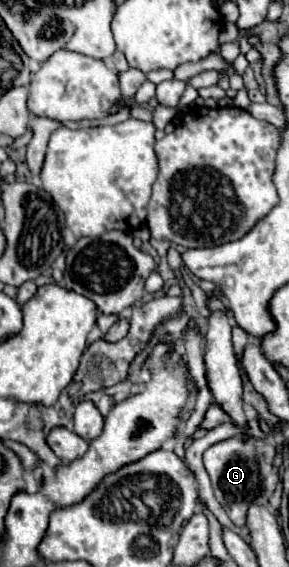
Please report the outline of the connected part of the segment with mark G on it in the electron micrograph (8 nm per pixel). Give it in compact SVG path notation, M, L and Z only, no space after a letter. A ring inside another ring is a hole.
M242 434L242 436L234 436L218 444L212 444L204 452L204 466L210 474L214 494L236 526L246 526L246 512L250 508L250 500L254 500L254 496L260 494L260 486L262 486L260 462L264 460L264 456L258 452L256 442L258 440L254 436Z

